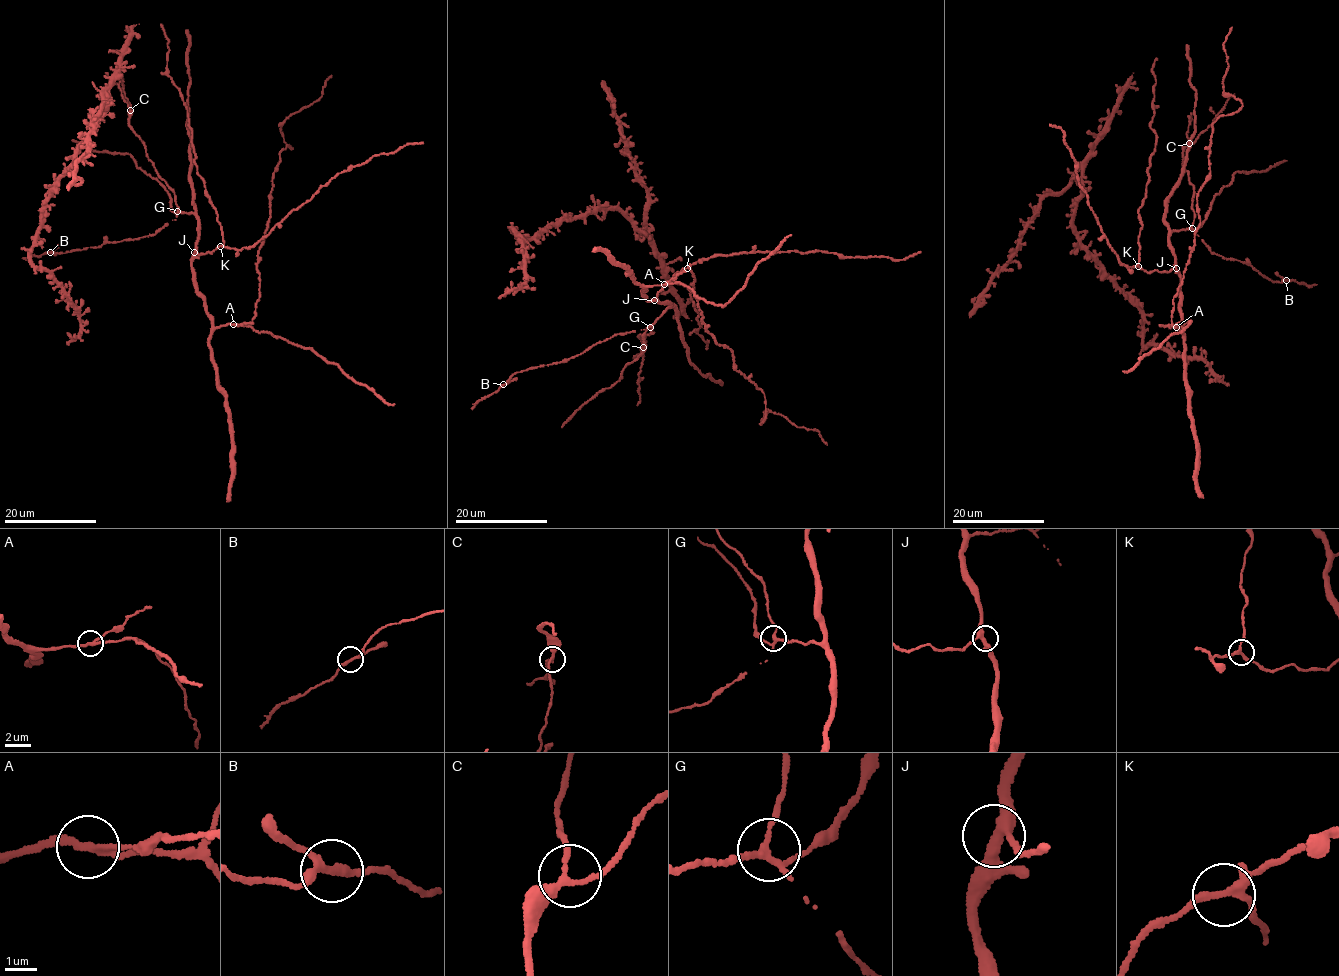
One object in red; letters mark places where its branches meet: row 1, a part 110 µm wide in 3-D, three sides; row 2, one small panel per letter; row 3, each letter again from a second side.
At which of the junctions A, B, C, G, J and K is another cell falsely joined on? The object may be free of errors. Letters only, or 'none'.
A

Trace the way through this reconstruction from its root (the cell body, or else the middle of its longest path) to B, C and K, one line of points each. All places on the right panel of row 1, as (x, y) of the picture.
B: (1146, 190), (1142, 269), (1171, 270), (1169, 235), (1188, 229), (1211, 252), (1286, 280)
C: (1146, 190), (1138, 265), (1168, 272), (1169, 235), (1194, 219), (1194, 186), (1182, 167), (1189, 143)
K: (1146, 190), (1138, 212), (1142, 229), (1138, 237), (1138, 266)

